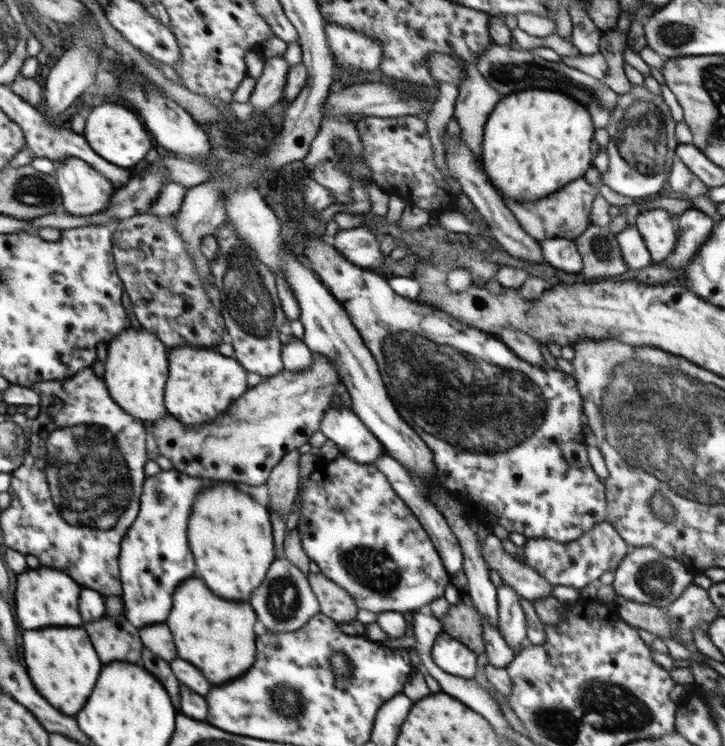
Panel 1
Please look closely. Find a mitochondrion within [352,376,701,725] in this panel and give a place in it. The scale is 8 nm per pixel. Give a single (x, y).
(656, 579)

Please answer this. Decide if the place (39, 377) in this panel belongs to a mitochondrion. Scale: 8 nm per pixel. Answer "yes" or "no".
no

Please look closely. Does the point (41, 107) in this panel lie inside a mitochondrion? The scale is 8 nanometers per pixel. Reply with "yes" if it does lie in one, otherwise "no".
no

